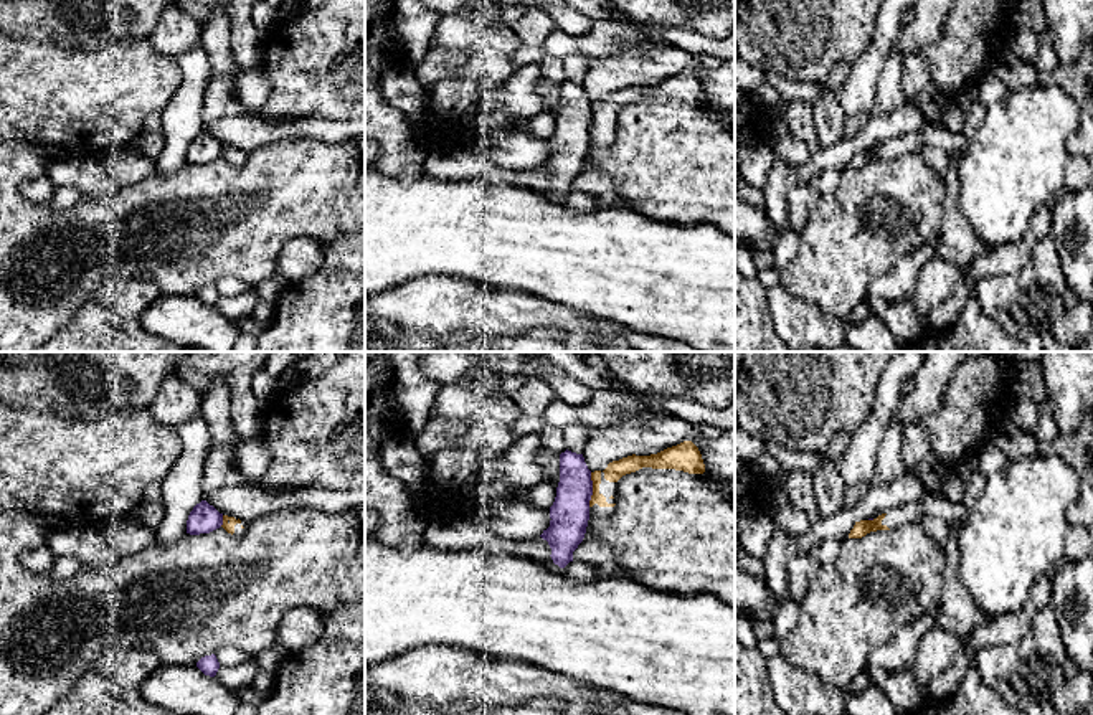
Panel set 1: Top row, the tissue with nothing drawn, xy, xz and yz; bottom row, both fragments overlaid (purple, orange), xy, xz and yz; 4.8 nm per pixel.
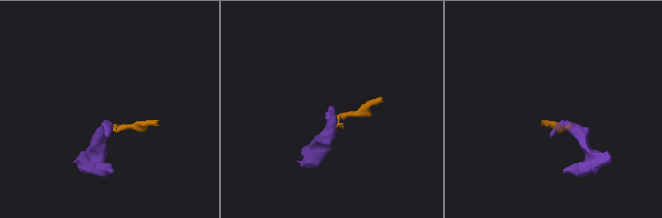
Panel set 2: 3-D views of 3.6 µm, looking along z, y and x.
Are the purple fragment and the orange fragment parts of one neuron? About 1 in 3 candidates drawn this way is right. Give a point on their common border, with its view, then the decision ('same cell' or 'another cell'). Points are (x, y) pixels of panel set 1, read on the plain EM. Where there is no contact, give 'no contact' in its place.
meets purple in xz at (591, 119); another cell

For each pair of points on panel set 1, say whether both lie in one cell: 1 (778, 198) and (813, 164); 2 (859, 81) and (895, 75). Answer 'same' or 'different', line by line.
1: same
2: different

